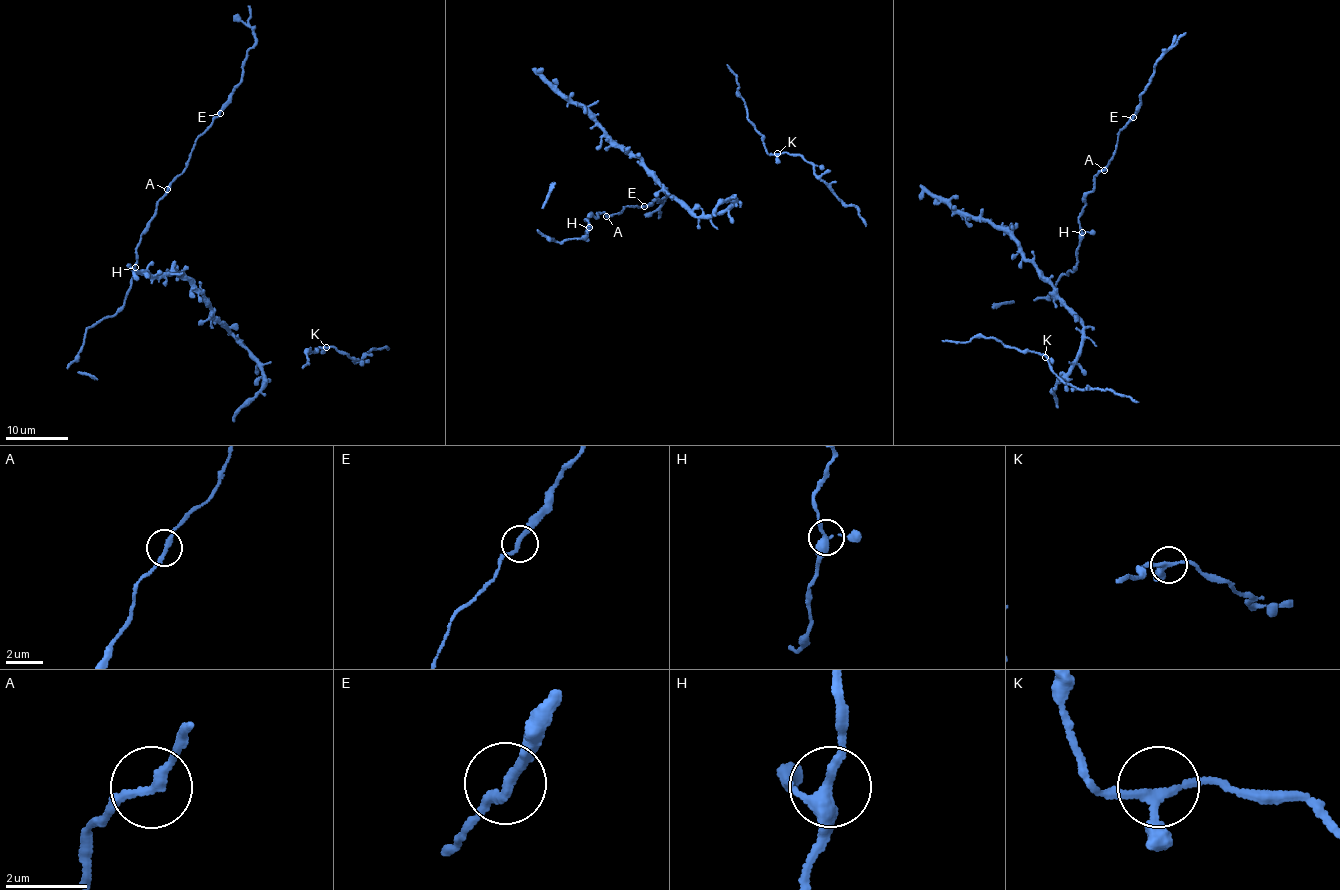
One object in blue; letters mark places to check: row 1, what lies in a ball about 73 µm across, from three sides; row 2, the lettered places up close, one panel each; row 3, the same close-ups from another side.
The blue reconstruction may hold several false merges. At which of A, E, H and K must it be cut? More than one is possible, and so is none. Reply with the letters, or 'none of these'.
none of these

